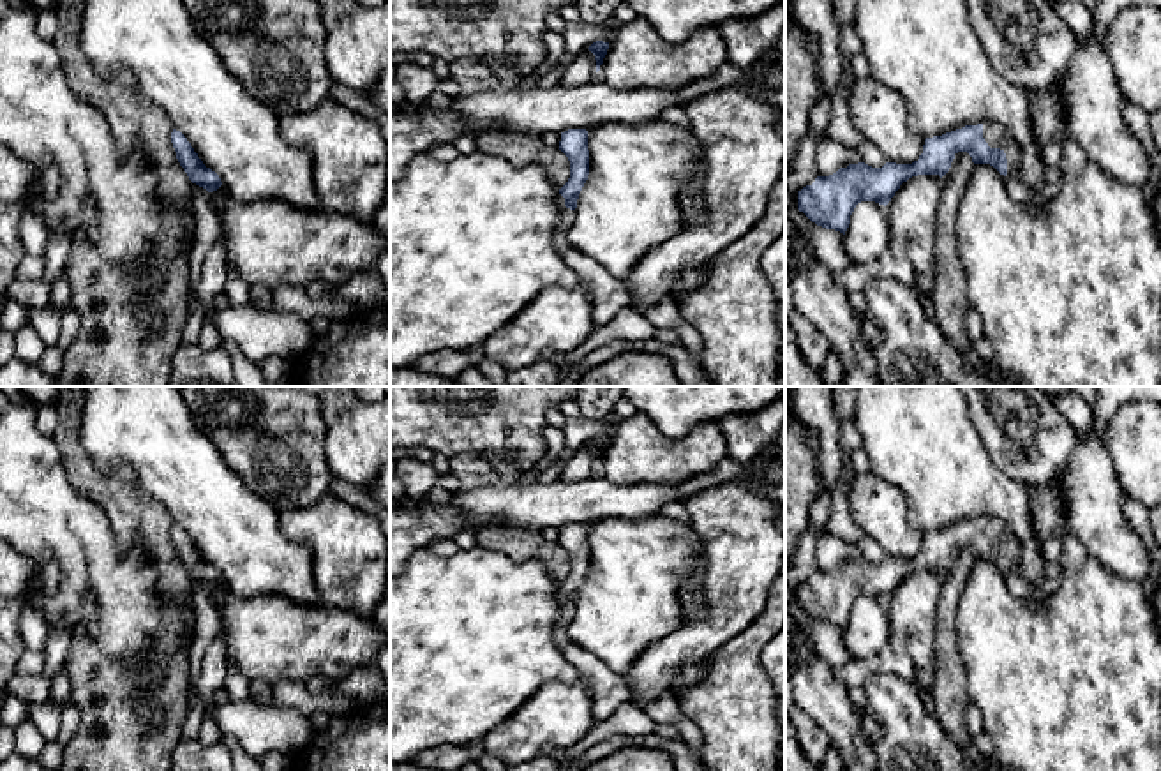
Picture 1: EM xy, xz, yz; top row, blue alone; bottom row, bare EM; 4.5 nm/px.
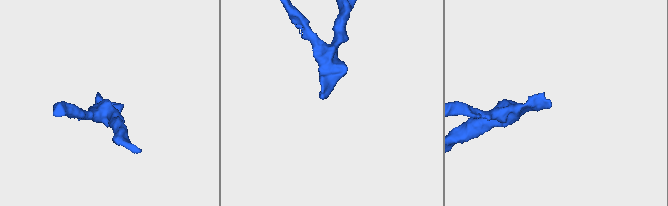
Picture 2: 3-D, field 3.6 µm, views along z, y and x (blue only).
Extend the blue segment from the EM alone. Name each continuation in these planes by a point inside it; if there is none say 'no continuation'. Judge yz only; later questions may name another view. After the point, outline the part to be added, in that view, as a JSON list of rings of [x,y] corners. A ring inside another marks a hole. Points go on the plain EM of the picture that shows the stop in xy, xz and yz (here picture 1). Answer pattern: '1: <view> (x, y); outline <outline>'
1: yz (996, 531); outline [[[983,519],[983,533],[990,543],[1000,543],[1006,549],[1007,554],[1006,572],[1015,572],[1015,565],[1020,558],[1022,549],[1020,543],[1006,529],[1006,524],[1002,520]]]

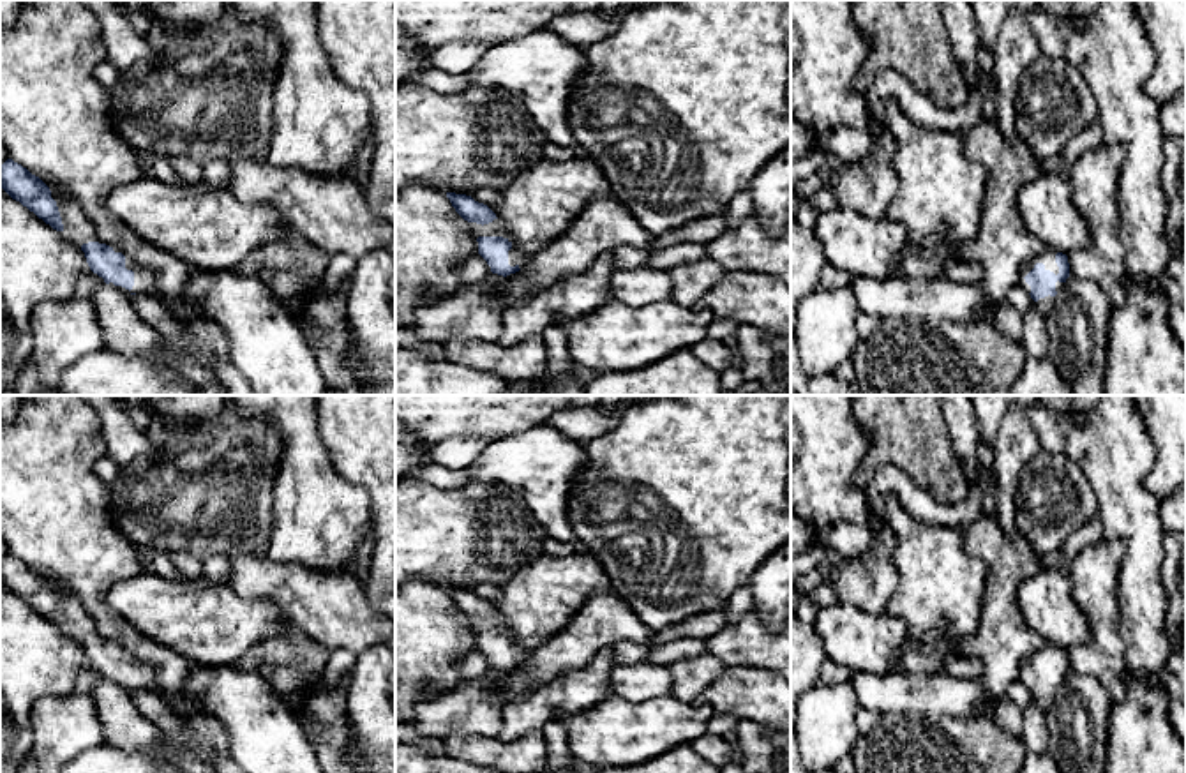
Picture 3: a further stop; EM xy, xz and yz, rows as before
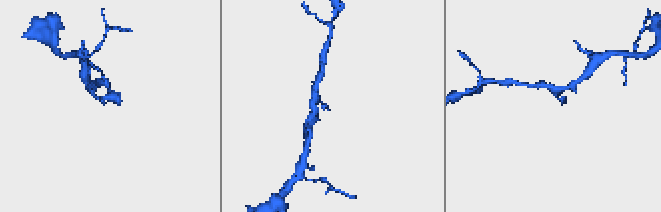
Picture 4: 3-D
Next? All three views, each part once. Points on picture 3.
1: yz (1047, 652); outline [[[1045,642],[1036,653],[1029,655],[1027,658],[1024,658],[1018,665],[1018,679],[1031,688],[1031,681],[1025,678],[1025,671],[1034,664],[1036,658],[1043,658],[1045,665],[1054,667],[1055,671],[1059,669],[1059,662],[1055,658],[1055,649],[1059,646],[1052,644],[1052,642]]]

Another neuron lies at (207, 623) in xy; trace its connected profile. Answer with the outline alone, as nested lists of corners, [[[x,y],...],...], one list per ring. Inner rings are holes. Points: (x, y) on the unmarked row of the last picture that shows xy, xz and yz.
[[[145,568],[134,577],[115,582],[106,591],[104,602],[155,644],[206,669],[235,664],[251,646],[279,635],[288,627],[270,602],[242,598],[229,582],[214,582],[203,575],[171,581]]]

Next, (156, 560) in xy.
[[[159,547],[139,551],[143,568],[171,581],[187,579],[187,575],[169,561],[169,554],[169,551]]]

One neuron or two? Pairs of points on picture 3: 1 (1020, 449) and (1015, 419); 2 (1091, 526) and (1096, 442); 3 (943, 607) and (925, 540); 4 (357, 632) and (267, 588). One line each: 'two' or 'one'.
1: one
2: two
3: one
4: one

